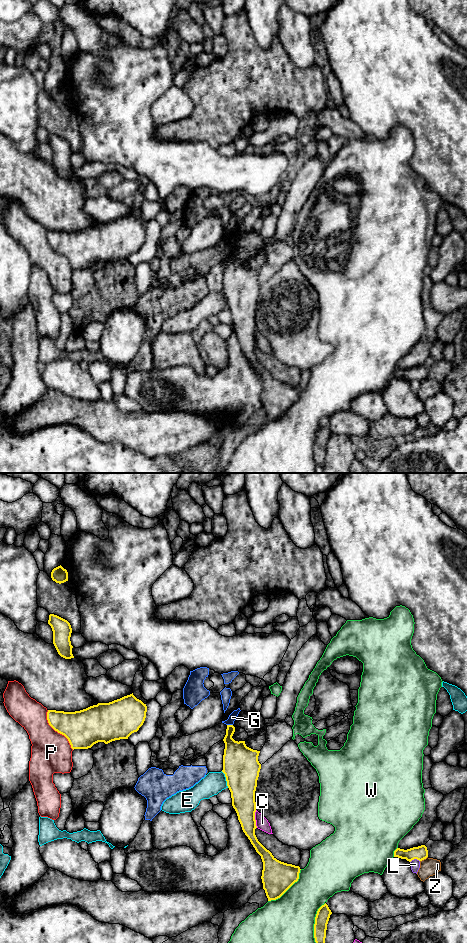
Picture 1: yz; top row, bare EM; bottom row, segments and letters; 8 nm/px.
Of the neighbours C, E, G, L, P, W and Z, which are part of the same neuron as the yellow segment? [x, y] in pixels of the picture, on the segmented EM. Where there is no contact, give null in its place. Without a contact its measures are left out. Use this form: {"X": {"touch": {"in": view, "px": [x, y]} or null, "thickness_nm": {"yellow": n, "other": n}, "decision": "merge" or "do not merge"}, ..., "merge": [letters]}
{"C": {"touch": {"in": "yz", "px": [254, 819]}, "thickness_nm": {"yellow": 190, "other": 100}, "decision": "do not merge"}, "E": {"touch": {"in": "yz", "px": [226, 779]}, "thickness_nm": {"yellow": 300, "other": 180}, "decision": "do not merge"}, "G": {"touch": {"in": "yz", "px": [230, 725]}, "thickness_nm": {"yellow": 220, "other": 70}, "decision": "do not merge"}, "L": {"touch": {"in": "yz", "px": [414, 858]}, "thickness_nm": {"yellow": 120, "other": 80}, "decision": "do not merge"}, "P": {"touch": {"in": "yz", "px": [56, 730]}, "thickness_nm": {"yellow": 300, "other": 320}, "decision": "do not merge"}, "W": {"touch": {"in": "yz", "px": [288, 888]}, "thickness_nm": {"yellow": 260, "other": 380}, "decision": "do not merge"}, "Z": {"touch": {"in": "yz", "px": [423, 859]}, "thickness_nm": {"yellow": 120, "other": 140}, "decision": "do not merge"}, "merge": []}

